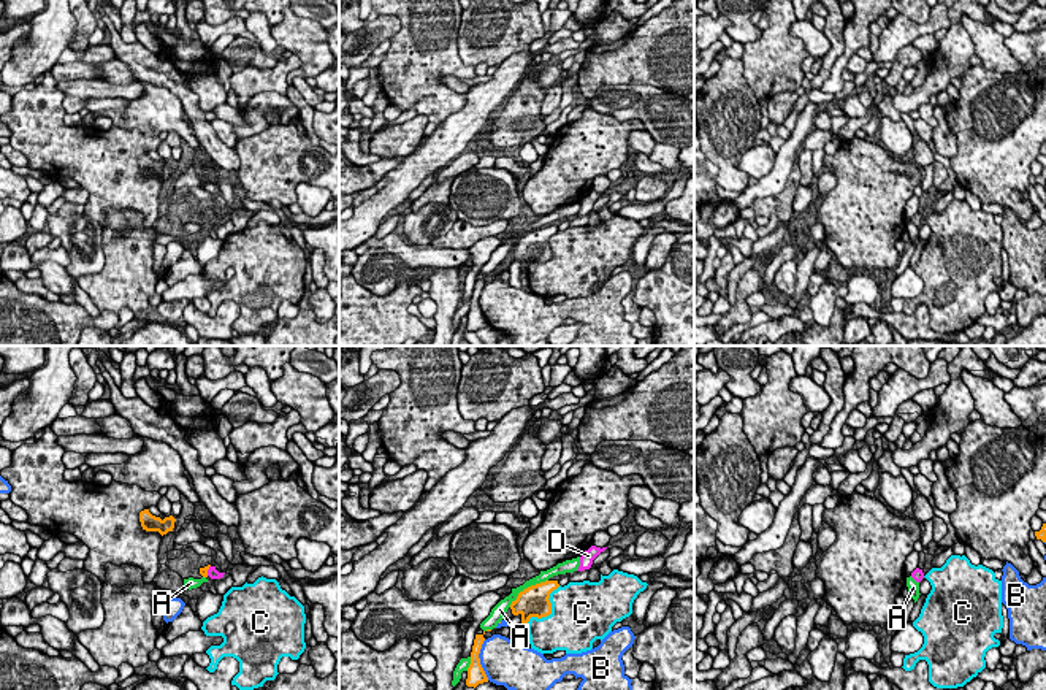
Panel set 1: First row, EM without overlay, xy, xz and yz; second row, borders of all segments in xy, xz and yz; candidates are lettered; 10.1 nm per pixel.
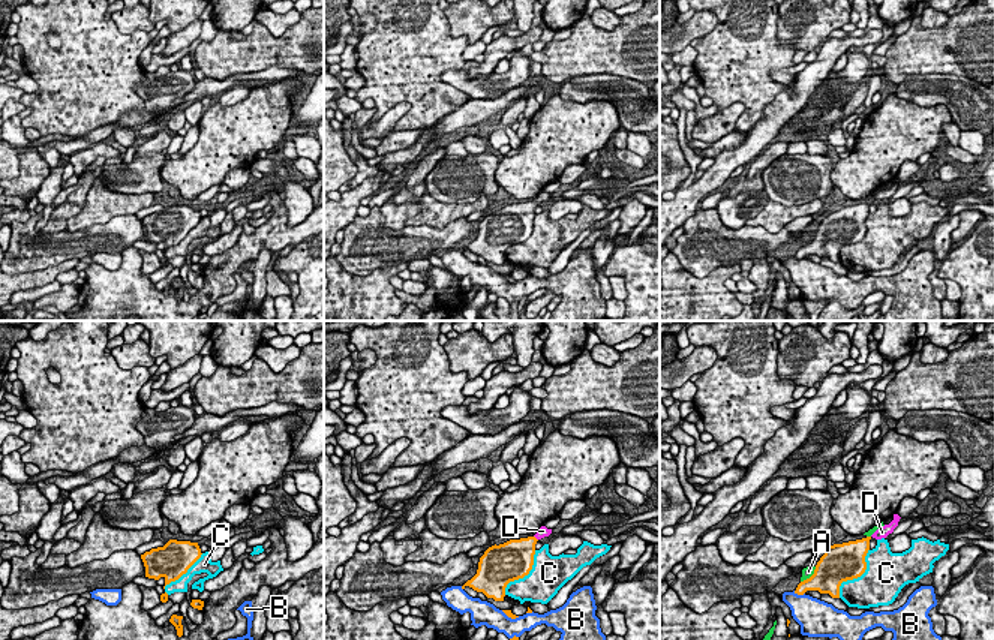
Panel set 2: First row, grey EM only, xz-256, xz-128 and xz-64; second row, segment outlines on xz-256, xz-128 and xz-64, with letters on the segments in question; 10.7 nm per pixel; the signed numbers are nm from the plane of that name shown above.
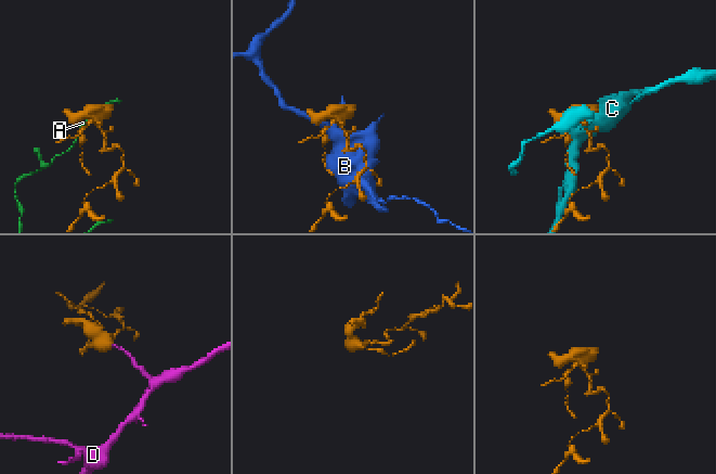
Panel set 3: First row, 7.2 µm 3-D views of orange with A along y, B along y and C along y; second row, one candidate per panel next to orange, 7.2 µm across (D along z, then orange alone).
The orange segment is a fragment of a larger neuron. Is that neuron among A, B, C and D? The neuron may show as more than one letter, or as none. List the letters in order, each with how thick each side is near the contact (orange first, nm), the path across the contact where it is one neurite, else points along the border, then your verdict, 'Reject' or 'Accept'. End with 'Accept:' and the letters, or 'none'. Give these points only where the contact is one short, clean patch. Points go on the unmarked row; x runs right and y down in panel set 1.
A: Thickness 320 nm (orange) against 100 nm. Reject
B: Thickness 190 nm (orange) against 420 nm. Reject
C: Thickness 320 nm (orange) against 480 nm. Reject
D: Thickness 90 nm (orange) against 120 nm. Path across: xy (203, 216), (208, 213), (213, 218). Accept
Accept: D

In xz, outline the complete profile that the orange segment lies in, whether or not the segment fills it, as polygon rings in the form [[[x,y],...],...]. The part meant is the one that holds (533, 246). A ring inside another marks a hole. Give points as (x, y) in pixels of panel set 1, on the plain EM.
[[[545,225],[531,230],[518,238],[512,246],[510,254],[513,260],[521,260],[521,273],[528,276],[528,266],[531,262],[547,262],[552,259],[550,238],[559,232],[558,225]]]

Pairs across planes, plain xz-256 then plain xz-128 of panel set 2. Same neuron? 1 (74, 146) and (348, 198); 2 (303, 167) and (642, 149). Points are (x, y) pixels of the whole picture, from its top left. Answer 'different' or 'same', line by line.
1: different
2: different

